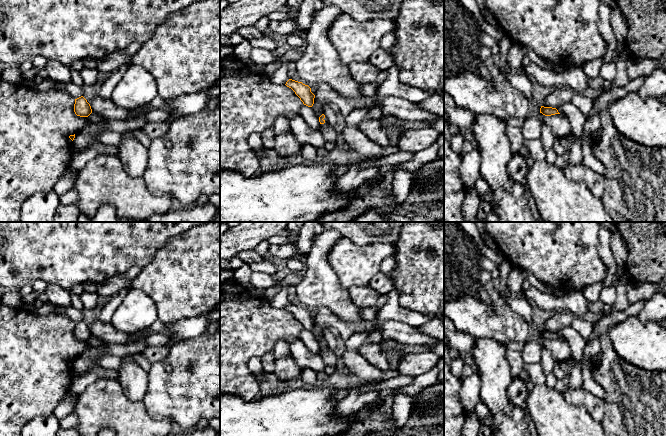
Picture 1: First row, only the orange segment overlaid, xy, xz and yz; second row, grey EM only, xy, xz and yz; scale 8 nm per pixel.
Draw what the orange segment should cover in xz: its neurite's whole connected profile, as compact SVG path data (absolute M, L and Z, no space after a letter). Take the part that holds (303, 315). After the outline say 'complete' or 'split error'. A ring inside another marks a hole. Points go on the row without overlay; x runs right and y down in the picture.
M289 303L285 309L295 316L304 329L313 330L315 319L311 316L311 312L308 309L292 303Z; complete

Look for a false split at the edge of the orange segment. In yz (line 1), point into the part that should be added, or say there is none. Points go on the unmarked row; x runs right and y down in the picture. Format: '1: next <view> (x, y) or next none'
1: next none

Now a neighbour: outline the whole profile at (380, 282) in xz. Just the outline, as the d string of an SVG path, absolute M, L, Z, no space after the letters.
M383 272L377 273L369 282L368 286L373 288L379 295L386 295L390 291L394 291L395 286L393 282Z

